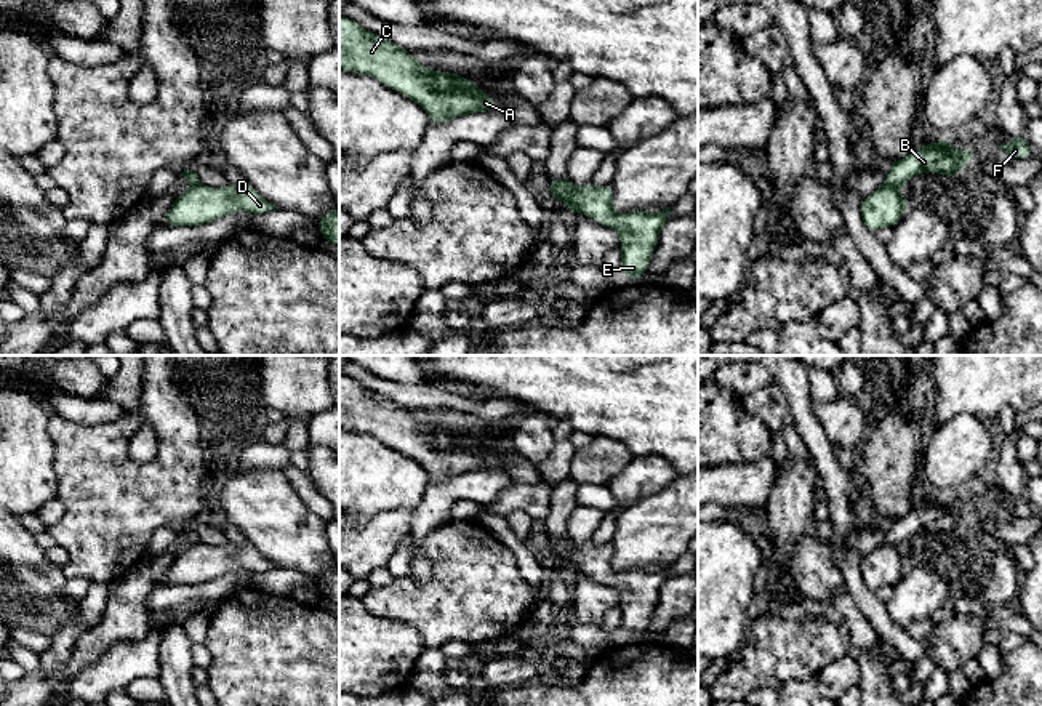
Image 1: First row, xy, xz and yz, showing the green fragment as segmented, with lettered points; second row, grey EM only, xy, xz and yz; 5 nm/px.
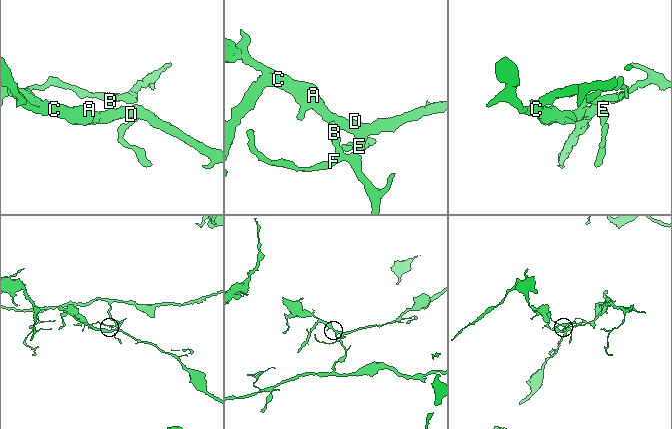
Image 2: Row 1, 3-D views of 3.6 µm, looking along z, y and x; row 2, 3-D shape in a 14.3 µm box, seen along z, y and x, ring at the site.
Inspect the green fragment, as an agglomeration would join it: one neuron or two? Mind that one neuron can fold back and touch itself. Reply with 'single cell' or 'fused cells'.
fused cells

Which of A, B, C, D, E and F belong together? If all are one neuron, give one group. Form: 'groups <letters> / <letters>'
groups A C D E / B F

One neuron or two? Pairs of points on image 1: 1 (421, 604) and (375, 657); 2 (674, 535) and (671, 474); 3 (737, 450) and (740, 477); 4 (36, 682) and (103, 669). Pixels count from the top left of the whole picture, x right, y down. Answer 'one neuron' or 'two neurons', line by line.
1: two neurons
2: two neurons
3: two neurons
4: two neurons

